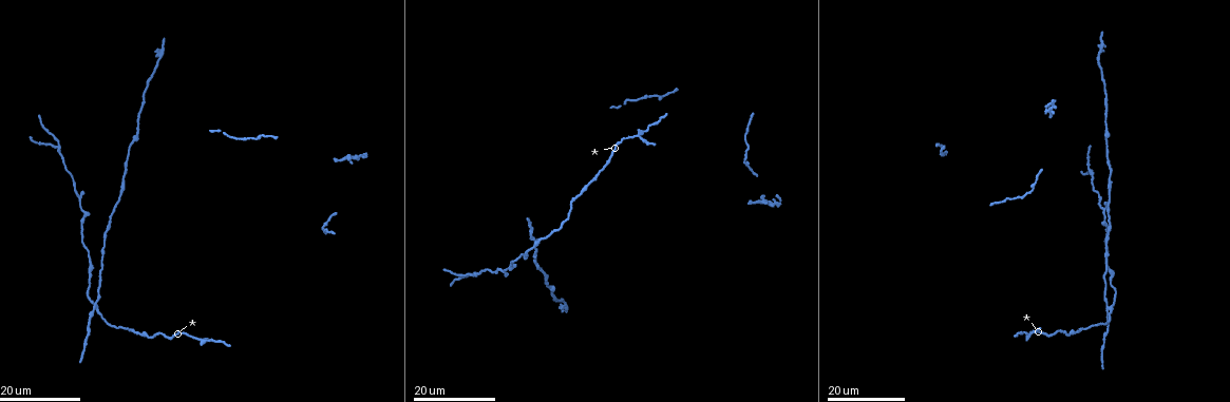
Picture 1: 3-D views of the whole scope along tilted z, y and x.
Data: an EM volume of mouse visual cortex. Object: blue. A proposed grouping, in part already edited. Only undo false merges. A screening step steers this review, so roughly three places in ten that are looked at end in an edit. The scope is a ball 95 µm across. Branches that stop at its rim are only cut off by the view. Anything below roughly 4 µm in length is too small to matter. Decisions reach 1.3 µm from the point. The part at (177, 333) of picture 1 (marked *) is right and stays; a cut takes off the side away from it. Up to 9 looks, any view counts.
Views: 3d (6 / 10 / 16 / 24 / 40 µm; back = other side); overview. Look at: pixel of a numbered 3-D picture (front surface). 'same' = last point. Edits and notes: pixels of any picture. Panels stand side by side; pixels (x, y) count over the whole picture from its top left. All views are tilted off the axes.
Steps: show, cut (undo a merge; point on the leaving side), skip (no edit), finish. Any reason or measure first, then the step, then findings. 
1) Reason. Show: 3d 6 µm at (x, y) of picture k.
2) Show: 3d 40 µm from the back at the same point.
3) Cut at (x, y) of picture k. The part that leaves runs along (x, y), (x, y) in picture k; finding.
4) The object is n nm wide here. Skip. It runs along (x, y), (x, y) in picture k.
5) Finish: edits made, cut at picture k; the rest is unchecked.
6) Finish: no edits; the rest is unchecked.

Branch point. Show: 3d 16 µm at (200, 341) of picture 1.

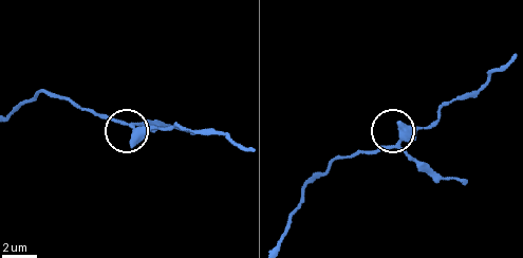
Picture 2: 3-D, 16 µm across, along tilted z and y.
Zoom in. Show: 3d 6 µm at (401, 140) of picture 2.

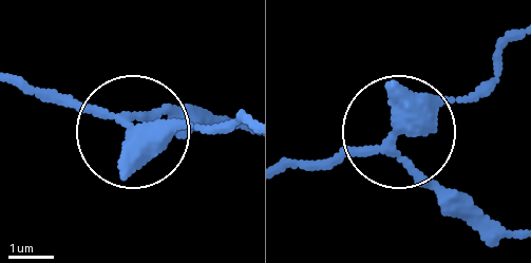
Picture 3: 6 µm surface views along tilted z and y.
Show: 3d 6 µm from the back at (396, 136) of picture 3.

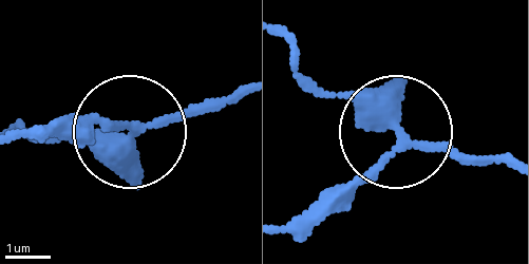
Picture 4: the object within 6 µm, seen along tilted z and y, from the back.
Cut at (80, 123) of picture 4. The part that leaves runs along (132, 130), (20, 132) in picture 4; two neurons meet here.

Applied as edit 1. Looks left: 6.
Narrows sharply. Show: 3d 24 µm at (745, 161) of picture 1.

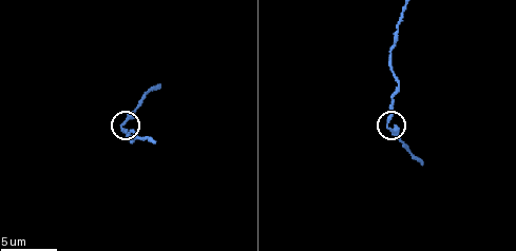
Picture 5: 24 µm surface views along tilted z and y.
Show: 3d 6 µm at (388, 125) of picture 5.

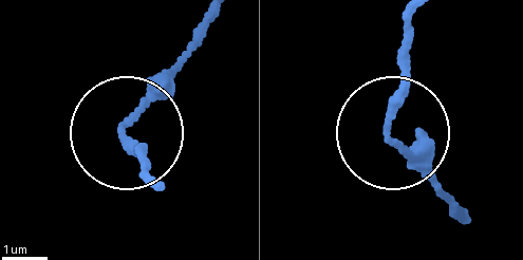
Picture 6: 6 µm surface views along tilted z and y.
The object is 150 nm wide here. Cut at (423, 171) of picture 6. The part that leaves runs along (390, 142), (449, 206) in picture 6; two neurons meet here.

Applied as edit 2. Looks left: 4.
Show: 3d 24 µm at (1109, 308) of picture 1.

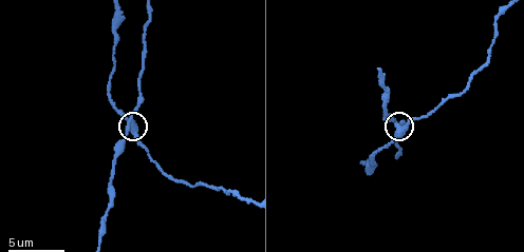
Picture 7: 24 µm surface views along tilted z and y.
Show: 3d 10 µm at (132, 127) of picture 7.

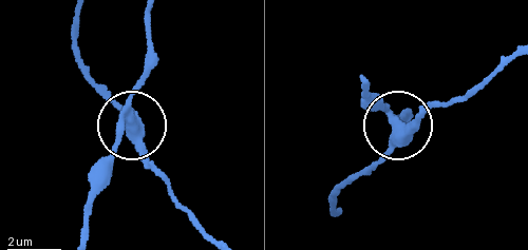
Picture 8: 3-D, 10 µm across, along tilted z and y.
Show: 3d 6 µm at (131, 121) of picture 8.

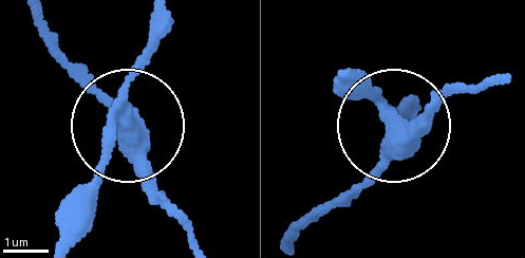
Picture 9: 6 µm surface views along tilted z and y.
Cut at (150, 38) of picture 9. The part that leaves runs along (128, 102), (153, 13) in picture 9; a second neuron is stuck on.

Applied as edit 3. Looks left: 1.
Calibre changes. Show: 3d 10 µm at (116, 37) of picture 7.

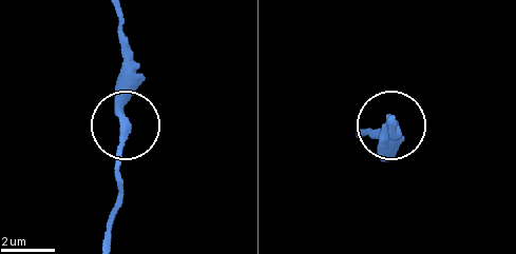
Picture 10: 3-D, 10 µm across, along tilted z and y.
Skip. It runs along (108, 236), (123, 123), (122, 69) in picture 10; one neuron here.

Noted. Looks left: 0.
Finish: edits made, cut at picture 4, cut at picture 6, cut at picture 9; the rest is unchecked.

